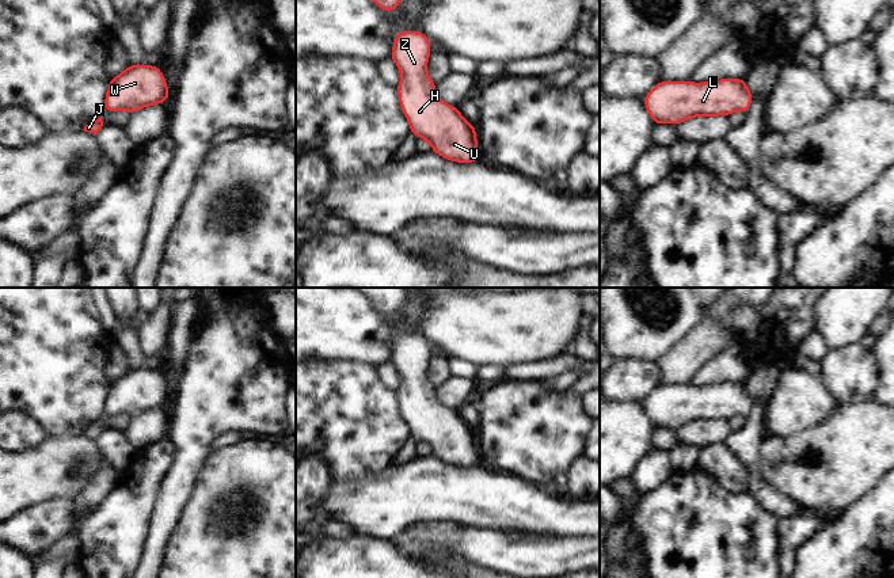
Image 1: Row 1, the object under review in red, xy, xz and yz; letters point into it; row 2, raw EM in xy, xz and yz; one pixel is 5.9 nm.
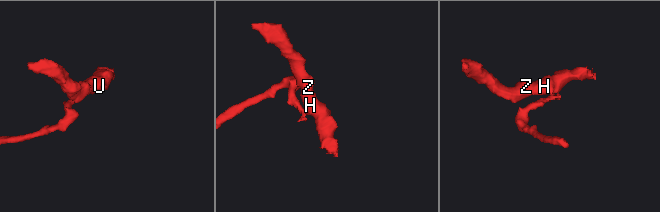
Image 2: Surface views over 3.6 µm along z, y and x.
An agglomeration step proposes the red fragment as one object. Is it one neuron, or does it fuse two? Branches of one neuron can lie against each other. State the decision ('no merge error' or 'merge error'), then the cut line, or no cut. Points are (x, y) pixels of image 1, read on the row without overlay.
no merge error; no cut

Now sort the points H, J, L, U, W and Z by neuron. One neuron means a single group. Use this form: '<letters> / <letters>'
H J L U W Z

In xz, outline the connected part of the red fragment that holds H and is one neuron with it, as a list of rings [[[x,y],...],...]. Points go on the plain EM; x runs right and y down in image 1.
[[[399,335],[391,354],[400,374],[397,400],[408,423],[410,437],[425,442],[441,461],[461,468],[482,464],[476,431],[468,426],[457,410],[440,403],[435,387],[427,379],[430,342],[422,335]]]

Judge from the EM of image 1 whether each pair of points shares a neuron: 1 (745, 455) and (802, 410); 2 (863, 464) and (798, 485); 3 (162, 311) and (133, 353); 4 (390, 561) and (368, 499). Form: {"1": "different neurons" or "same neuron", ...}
{"1": "different neurons", "2": "same neuron", "3": "different neurons", "4": "different neurons"}

